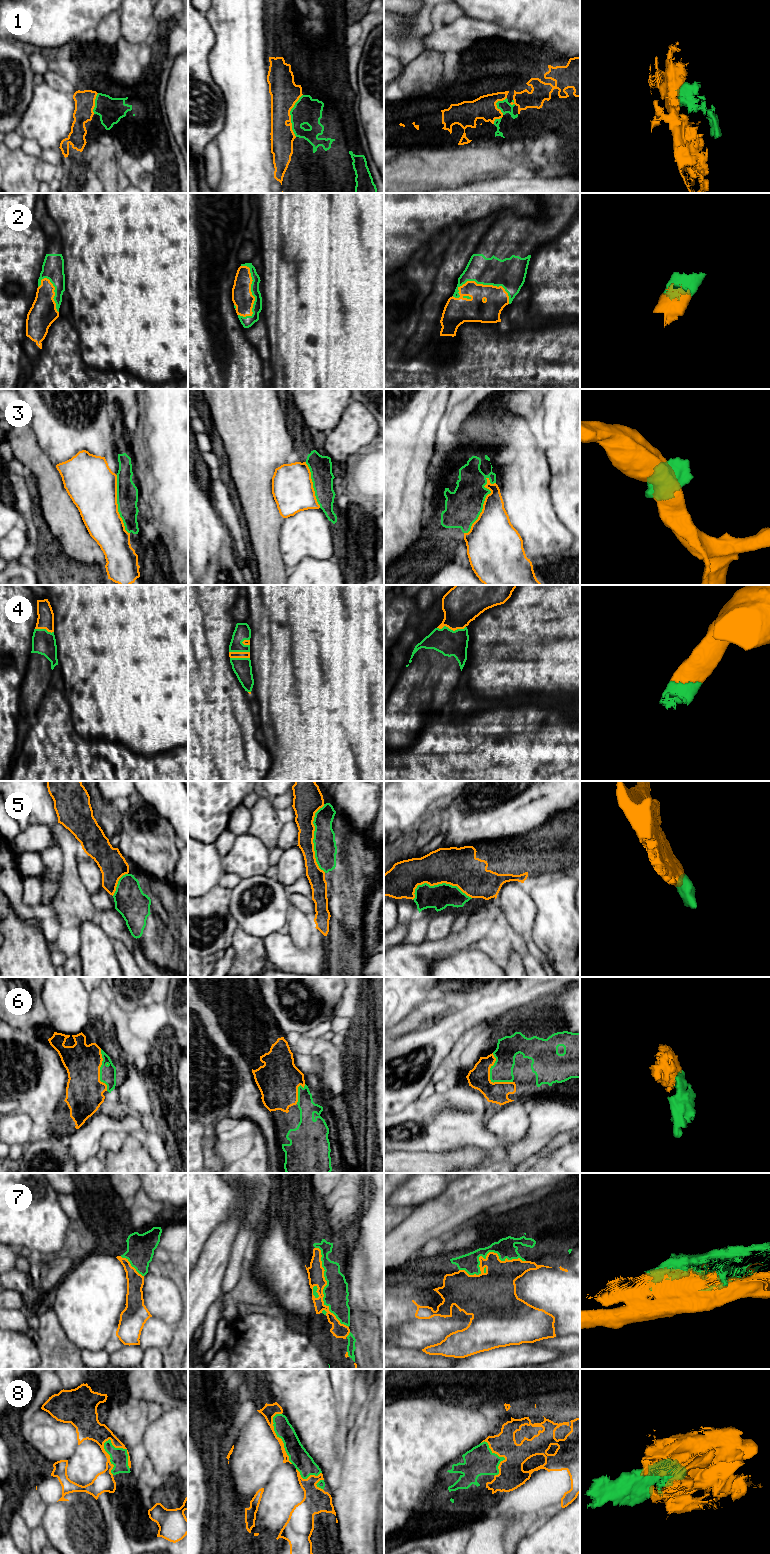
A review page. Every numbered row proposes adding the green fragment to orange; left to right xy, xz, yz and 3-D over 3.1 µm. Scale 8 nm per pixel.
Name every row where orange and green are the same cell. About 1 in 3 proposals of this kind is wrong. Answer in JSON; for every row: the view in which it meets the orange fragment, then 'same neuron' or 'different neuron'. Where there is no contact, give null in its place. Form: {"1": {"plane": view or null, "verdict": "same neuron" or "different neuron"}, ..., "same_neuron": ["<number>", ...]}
{"1": {"plane": "xz", "verdict": "same neuron"}, "2": {"plane": "yz", "verdict": "same neuron"}, "3": {"plane": "yz", "verdict": "different neuron"}, "4": {"plane": "yz", "verdict": "same neuron"}, "5": {"plane": "xz", "verdict": "same neuron"}, "6": {"plane": "yz", "verdict": "same neuron"}, "7": {"plane": "yz", "verdict": "different neuron"}, "8": {"plane": "xy", "verdict": "same neuron"}, "same_neuron": ["1", "2", "4", "5", "6", "8"]}

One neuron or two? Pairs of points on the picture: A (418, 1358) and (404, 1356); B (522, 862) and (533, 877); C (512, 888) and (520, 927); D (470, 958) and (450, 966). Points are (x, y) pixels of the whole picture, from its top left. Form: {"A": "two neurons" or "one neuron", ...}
{"A": "one neuron", "B": "two neurons", "C": "one neuron", "D": "one neuron"}

